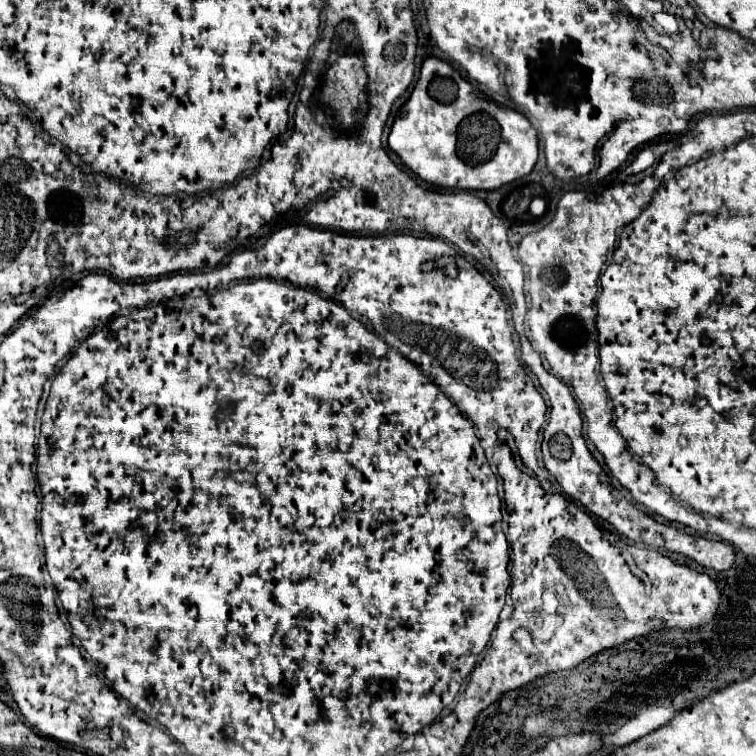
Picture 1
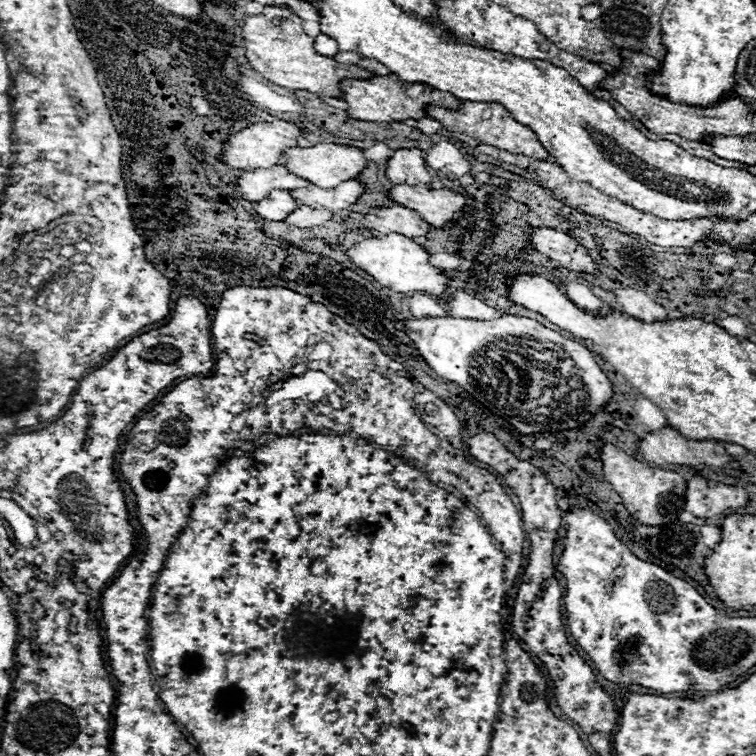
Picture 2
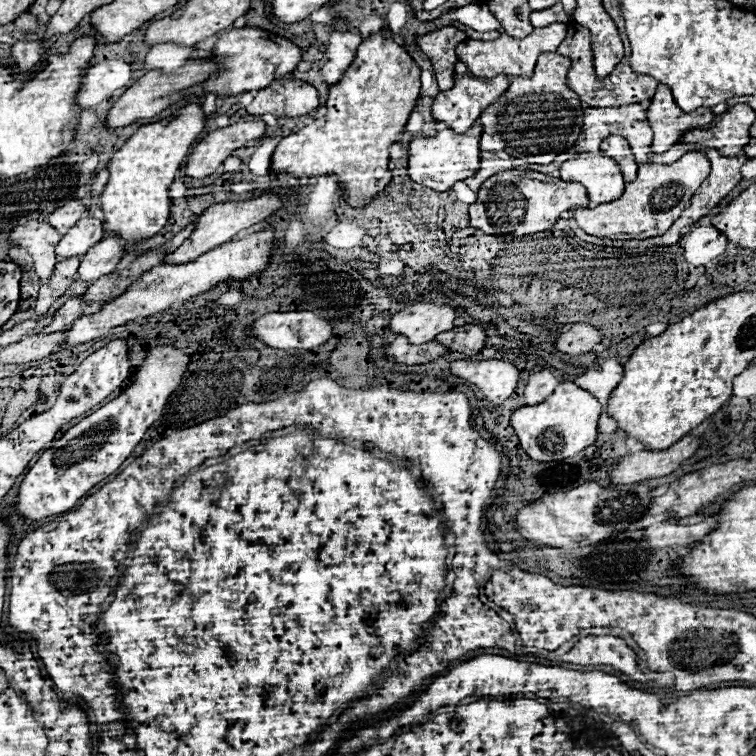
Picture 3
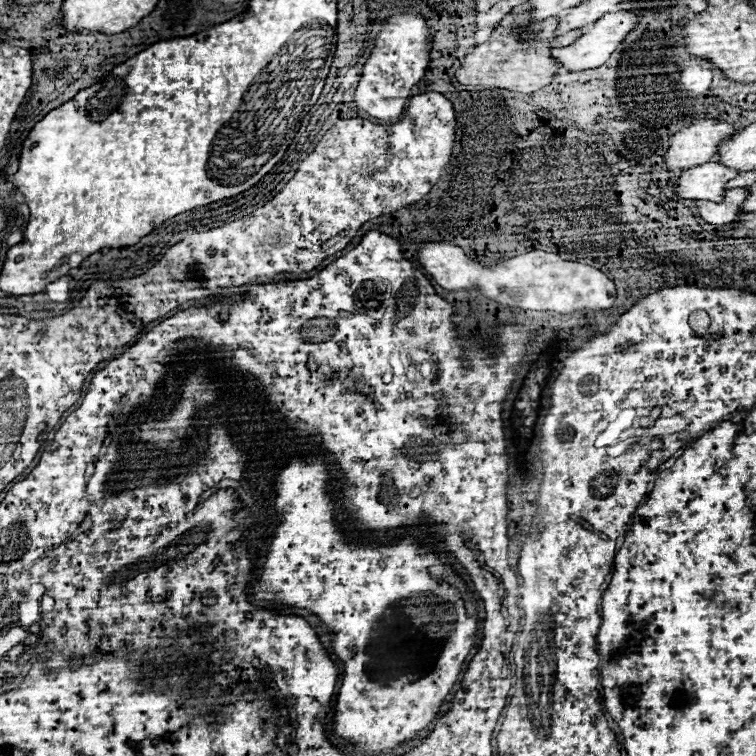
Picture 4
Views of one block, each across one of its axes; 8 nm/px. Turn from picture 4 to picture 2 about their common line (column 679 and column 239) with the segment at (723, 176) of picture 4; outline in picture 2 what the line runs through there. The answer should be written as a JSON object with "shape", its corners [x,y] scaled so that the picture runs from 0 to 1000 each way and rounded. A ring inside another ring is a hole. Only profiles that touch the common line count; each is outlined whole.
{"shape":[[[357,220],[352,225],[323,228],[312,243],[312,257],[331,267],[344,267],[354,262],[360,251],[392,251],[405,249],[410,241],[399,241],[392,230],[384,230],[378,220]]]}

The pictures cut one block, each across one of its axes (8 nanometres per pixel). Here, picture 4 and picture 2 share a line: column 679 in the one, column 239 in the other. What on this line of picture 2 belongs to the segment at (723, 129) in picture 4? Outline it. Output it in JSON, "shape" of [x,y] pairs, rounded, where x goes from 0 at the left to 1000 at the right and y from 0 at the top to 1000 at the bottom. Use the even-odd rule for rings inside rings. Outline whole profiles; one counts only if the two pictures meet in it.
{"shape":[[[339,161],[323,172],[317,172],[315,177],[304,180],[304,188],[296,196],[294,212],[304,220],[304,222],[352,222],[352,220],[362,220],[370,217],[376,198],[394,193],[394,180],[399,180],[402,172],[384,164],[384,161]]]}

